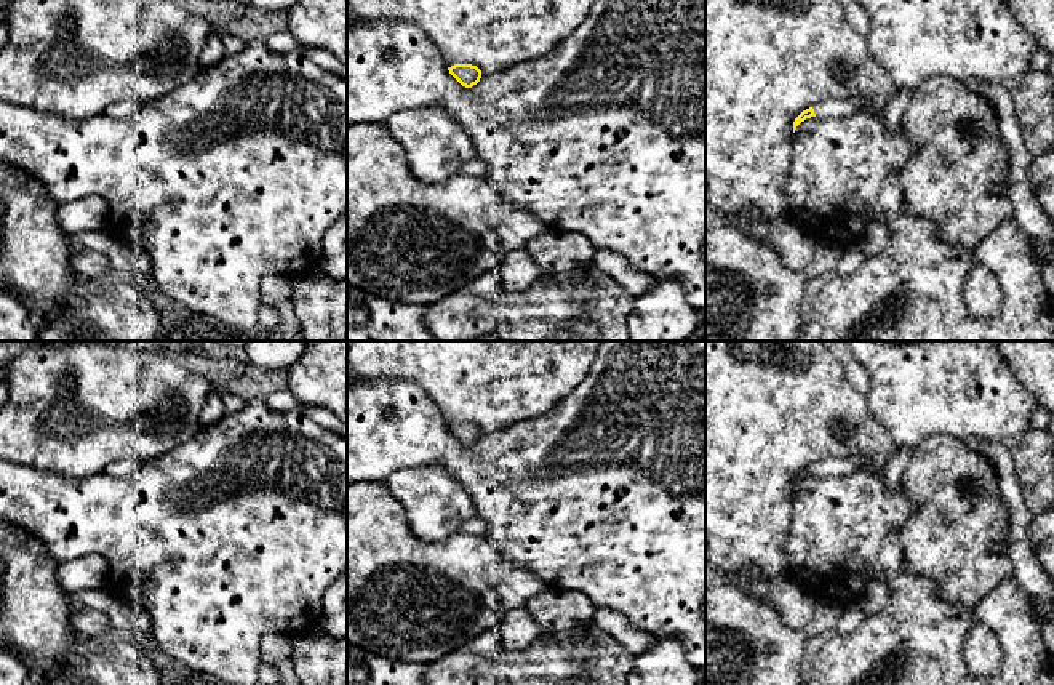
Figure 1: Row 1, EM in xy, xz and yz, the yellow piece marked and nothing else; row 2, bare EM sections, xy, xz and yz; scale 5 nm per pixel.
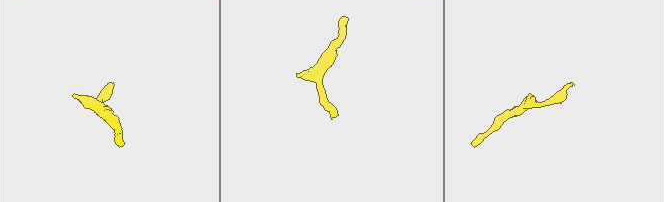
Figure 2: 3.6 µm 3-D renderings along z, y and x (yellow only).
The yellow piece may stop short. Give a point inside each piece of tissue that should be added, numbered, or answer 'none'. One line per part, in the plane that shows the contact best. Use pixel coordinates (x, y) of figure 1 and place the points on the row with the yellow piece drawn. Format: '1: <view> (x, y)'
1: yz (835, 108)

